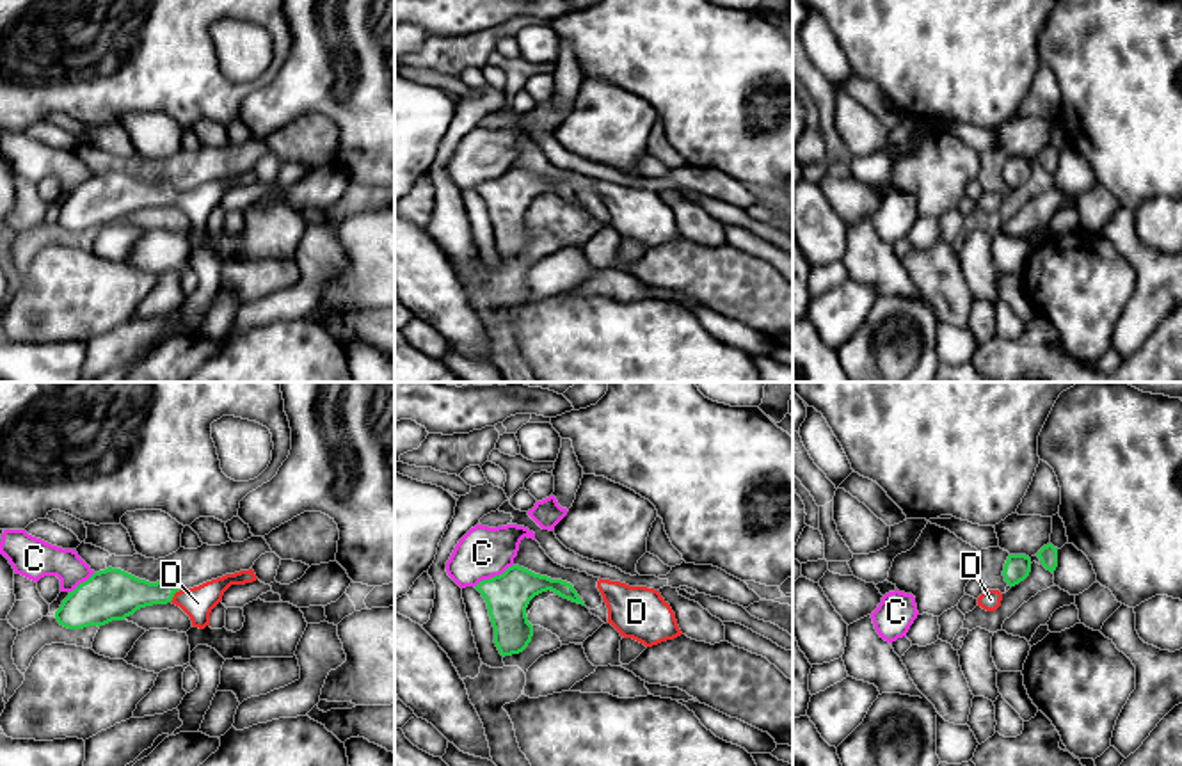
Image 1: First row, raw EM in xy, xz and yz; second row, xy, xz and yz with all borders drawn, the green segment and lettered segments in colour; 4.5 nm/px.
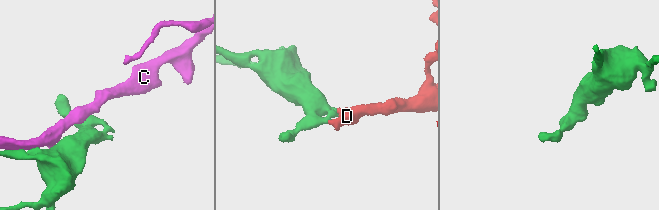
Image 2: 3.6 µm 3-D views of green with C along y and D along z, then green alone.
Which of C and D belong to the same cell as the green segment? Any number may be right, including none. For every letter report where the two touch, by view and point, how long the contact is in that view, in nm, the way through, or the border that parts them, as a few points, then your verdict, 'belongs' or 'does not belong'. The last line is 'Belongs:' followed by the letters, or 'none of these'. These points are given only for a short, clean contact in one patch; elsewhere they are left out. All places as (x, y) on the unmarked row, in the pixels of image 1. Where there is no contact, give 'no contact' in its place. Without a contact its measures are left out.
C: contact xz (495, 178); length 200 nm; border xz (512, 166), (502, 175), (484, 180), (475, 189); does not belong
D: contact xy (173, 198); length 80 nm; belongs
Belongs: D

